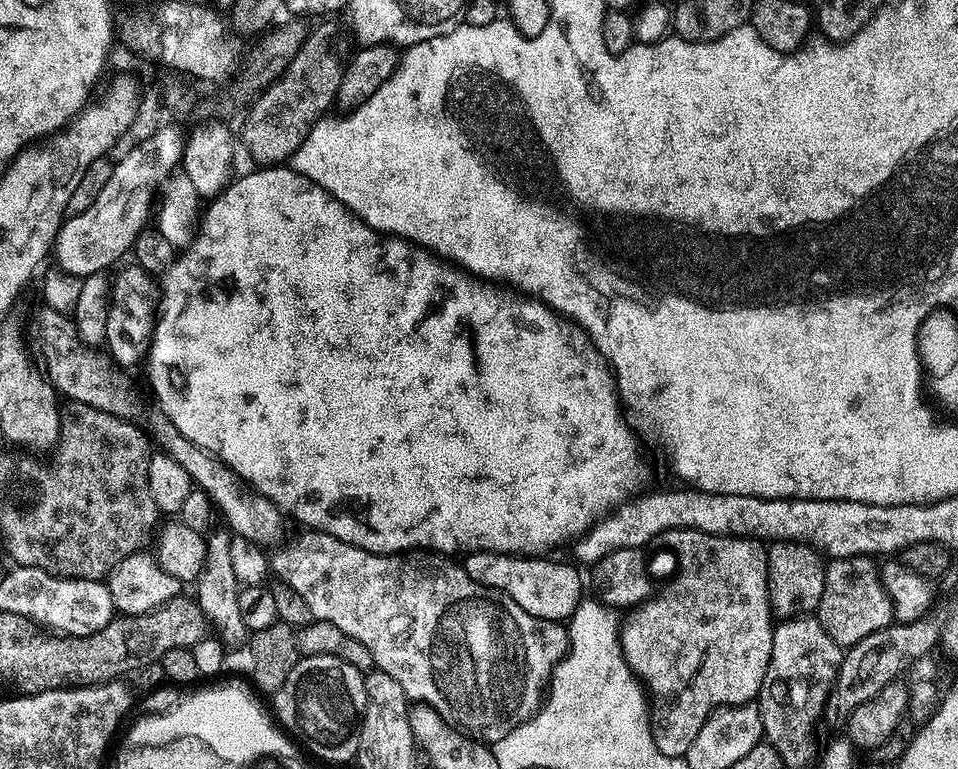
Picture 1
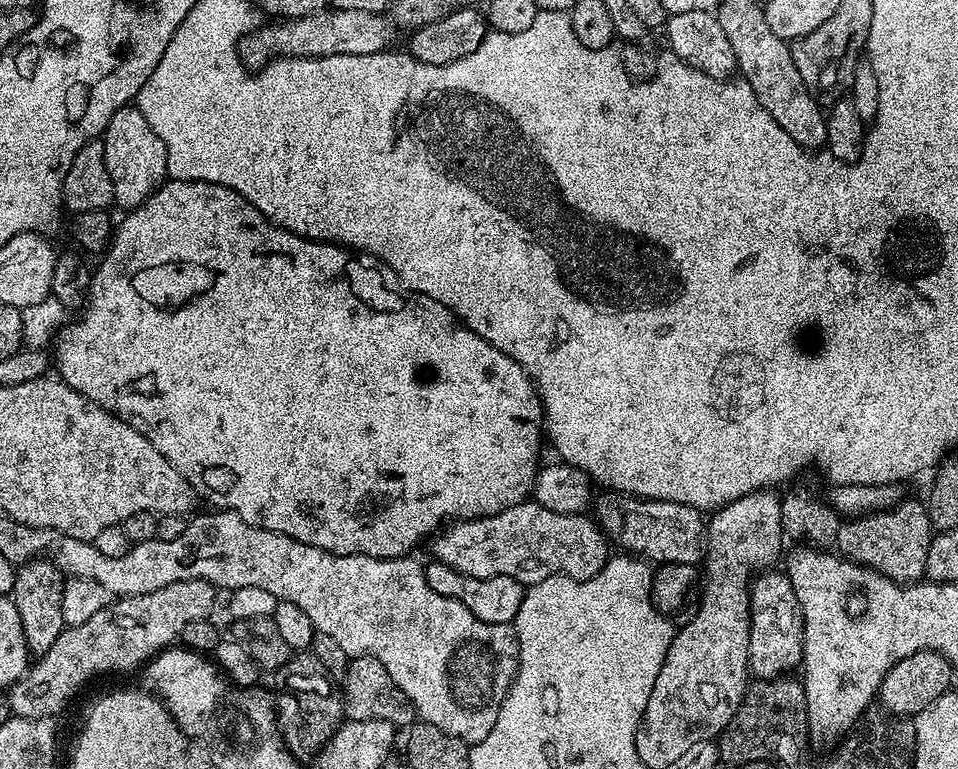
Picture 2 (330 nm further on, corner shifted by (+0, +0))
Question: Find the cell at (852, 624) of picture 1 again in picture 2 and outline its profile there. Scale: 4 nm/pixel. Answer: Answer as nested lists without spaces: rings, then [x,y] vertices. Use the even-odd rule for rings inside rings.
[[[903,500],[881,512],[845,519],[836,532],[839,555],[864,568],[872,568],[901,586],[919,581],[925,575],[926,554],[934,535],[927,507],[921,501],[919,504],[916,500]]]

